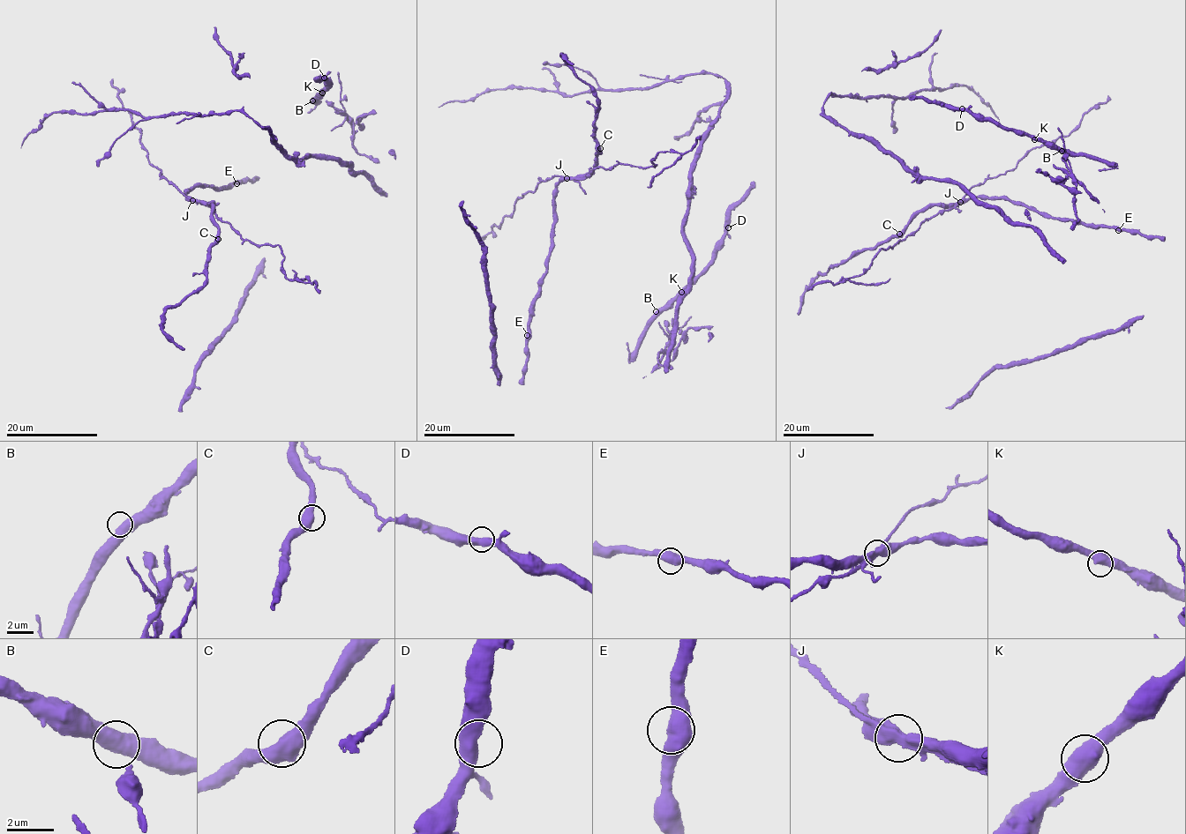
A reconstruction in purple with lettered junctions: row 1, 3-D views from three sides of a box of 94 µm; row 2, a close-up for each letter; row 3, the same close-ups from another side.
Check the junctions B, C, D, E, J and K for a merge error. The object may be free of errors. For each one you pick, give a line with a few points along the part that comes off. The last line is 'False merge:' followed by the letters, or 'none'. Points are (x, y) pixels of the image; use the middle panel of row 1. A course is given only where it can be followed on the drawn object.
J: foreign part runs (566, 178), (588, 177), (594, 169), (618, 164), (653, 167), (661, 152), (679, 152), (647, 186)
False merge: J

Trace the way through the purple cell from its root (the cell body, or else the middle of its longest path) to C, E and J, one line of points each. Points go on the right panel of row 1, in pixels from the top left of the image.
C: (909, 234), (944, 208), (938, 205), (924, 208), (899, 234)
E: (909, 234), (919, 227), (921, 223), (939, 212), (975, 197), (1010, 200), (1059, 219), (1118, 230)
J: (909, 234), (919, 227), (921, 223), (959, 202)

